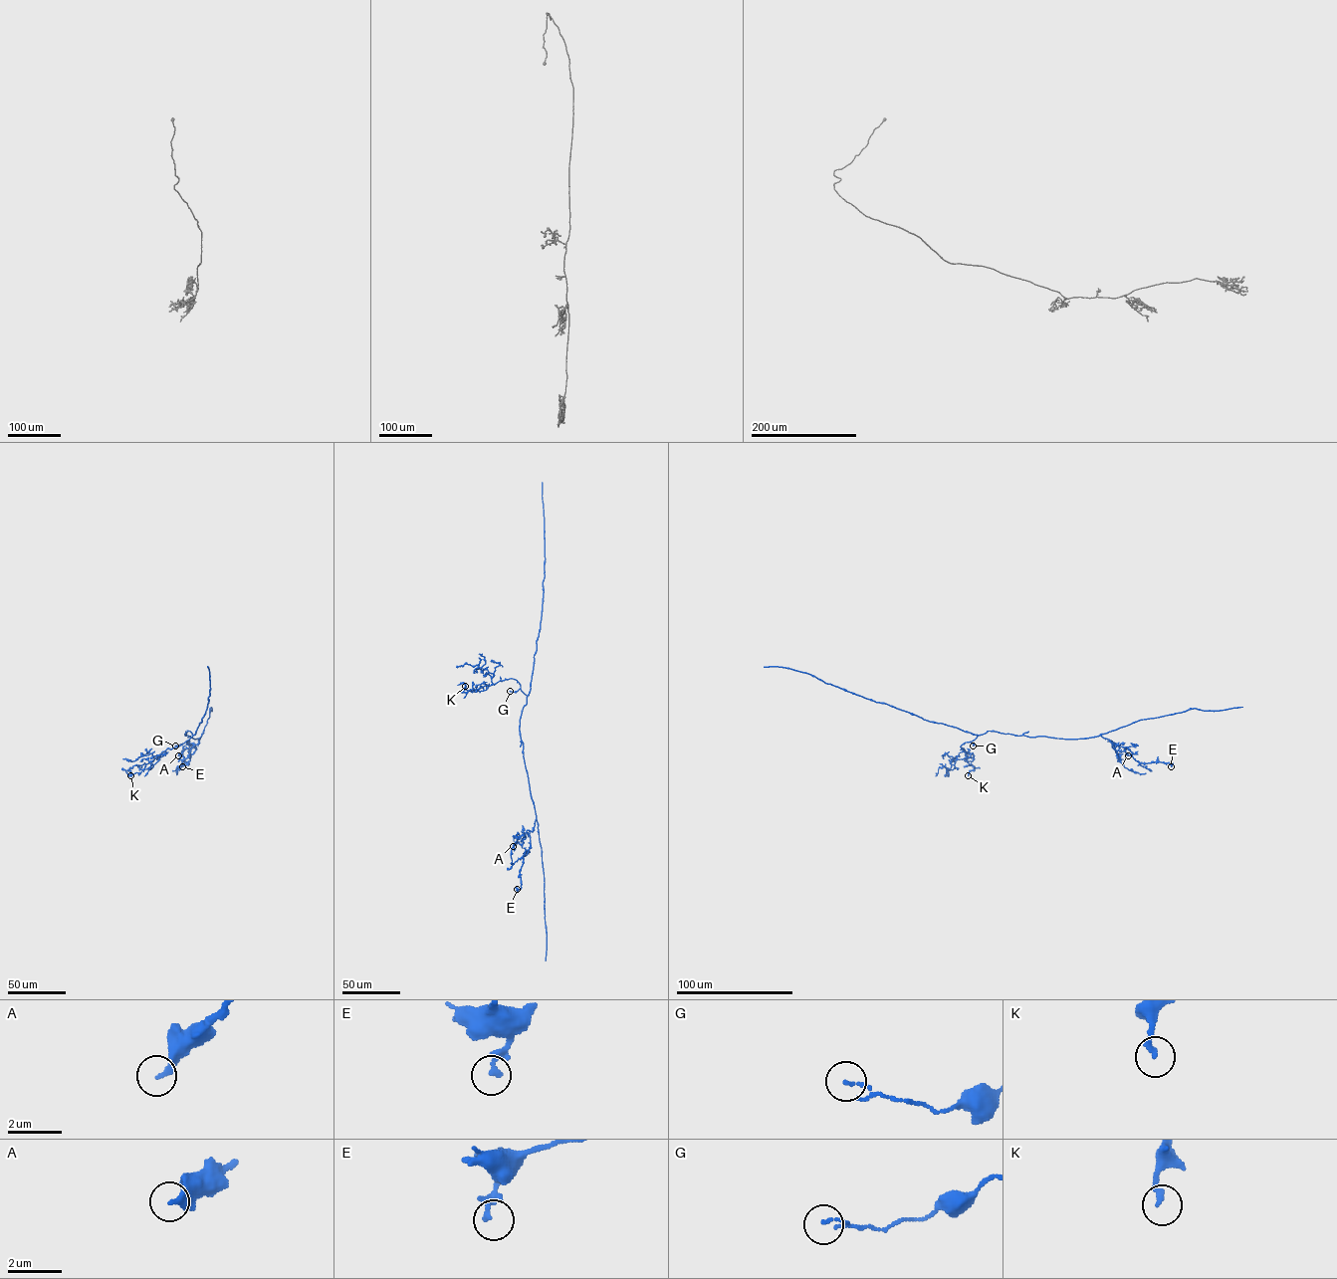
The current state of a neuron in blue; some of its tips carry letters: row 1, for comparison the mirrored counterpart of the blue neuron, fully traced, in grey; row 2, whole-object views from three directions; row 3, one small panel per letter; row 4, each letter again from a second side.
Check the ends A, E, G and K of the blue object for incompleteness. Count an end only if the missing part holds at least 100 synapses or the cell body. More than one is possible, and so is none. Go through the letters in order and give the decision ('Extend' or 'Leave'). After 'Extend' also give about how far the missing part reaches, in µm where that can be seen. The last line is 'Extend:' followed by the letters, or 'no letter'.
A: Leave
E: Leave
G: Leave
K: Leave
Extend: no letter

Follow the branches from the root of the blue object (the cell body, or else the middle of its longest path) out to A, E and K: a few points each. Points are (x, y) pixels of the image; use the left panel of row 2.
A: (186, 732), (186, 736), (194, 739), (201, 736), (191, 750), (186, 748), (178, 755)
E: (186, 732), (186, 736), (194, 739), (201, 736), (188, 763), (185, 761), (182, 766)
K: (186, 732), (189, 731), (192, 736), (185, 742), (167, 748), (152, 761), (133, 765), (128, 769), (130, 775)

